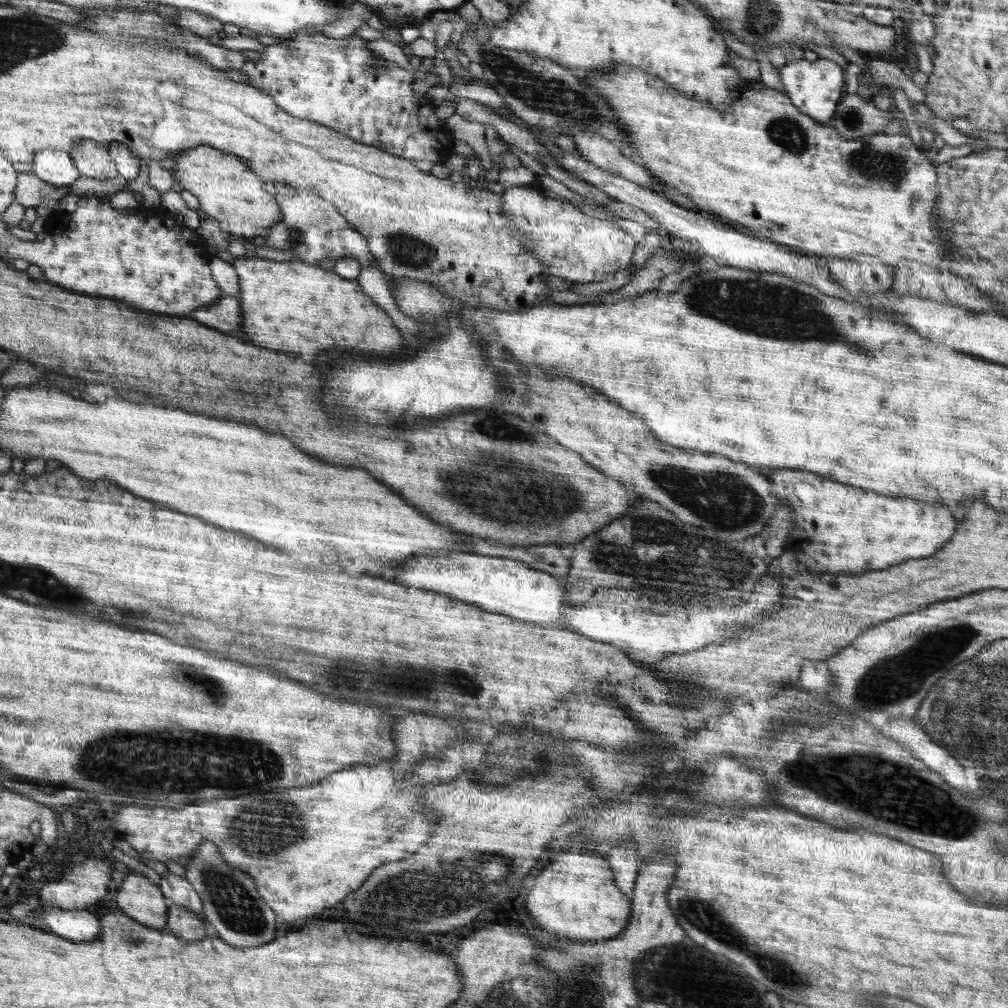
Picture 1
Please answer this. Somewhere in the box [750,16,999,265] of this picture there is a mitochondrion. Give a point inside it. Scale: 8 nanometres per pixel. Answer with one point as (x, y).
(872, 164)

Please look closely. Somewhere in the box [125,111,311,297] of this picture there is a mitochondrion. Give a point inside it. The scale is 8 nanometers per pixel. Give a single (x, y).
(294, 237)

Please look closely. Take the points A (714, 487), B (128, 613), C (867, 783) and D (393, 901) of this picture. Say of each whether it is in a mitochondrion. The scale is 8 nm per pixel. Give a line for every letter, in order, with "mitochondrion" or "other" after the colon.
A: mitochondrion
B: mitochondrion
C: mitochondrion
D: mitochondrion

